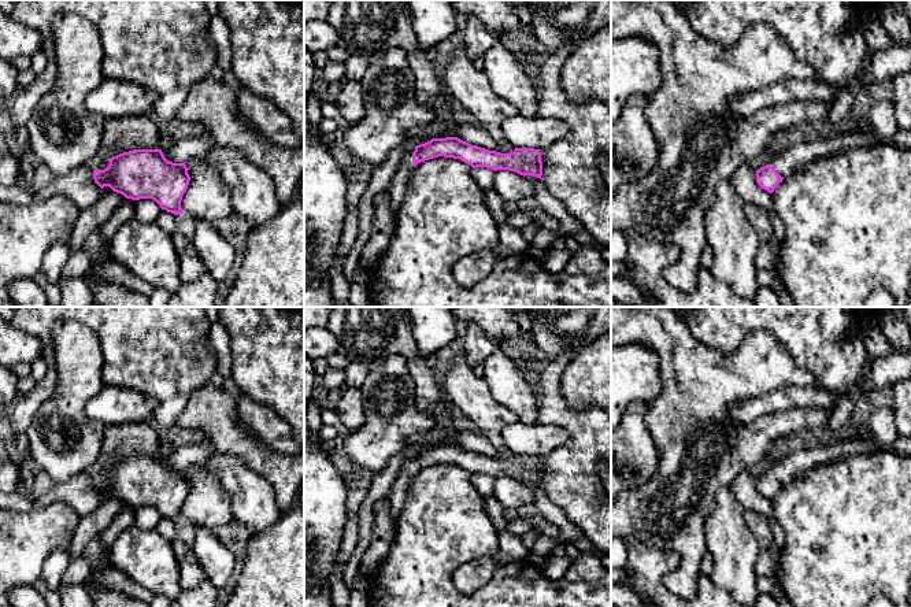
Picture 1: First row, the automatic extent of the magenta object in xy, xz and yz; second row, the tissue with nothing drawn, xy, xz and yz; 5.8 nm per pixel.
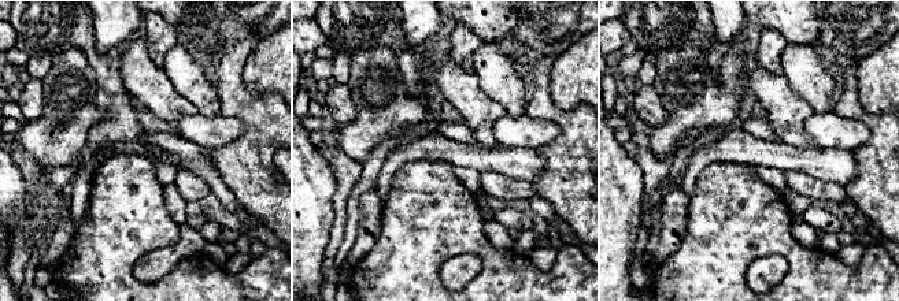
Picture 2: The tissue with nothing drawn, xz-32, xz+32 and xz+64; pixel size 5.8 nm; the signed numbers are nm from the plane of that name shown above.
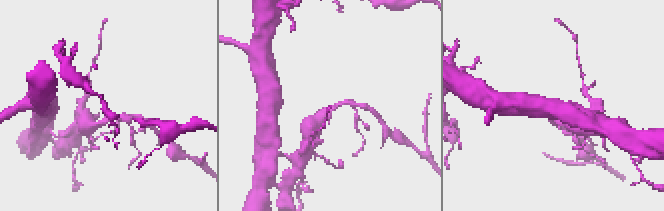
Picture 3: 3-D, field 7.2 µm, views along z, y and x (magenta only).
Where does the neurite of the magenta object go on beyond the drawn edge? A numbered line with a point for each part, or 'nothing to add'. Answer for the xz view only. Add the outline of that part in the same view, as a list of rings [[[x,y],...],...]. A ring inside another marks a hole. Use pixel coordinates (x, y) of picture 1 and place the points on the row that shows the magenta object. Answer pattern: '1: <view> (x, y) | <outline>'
1: xz (397, 188) | [[[410,148],[404,155],[401,156],[397,170],[395,171],[390,185],[388,188],[388,193],[390,196],[390,210],[397,216],[400,207],[404,201],[404,196],[407,192],[407,182],[410,178],[411,171],[419,164],[412,163],[412,153],[415,148]]]

